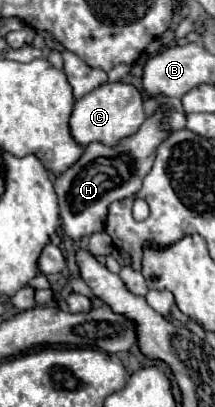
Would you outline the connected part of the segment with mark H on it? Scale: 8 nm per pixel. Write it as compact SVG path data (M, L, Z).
M159 104L155 114L149 116L133 136L119 140L115 146L103 146L101 142L91 142L85 148L85 154L65 174L55 178L55 194L57 194L57 200L59 200L59 212L61 212L65 234L71 240L77 240L77 238L83 238L83 236L91 236L93 232L101 232L103 224L105 224L105 216L107 216L107 206L115 200L123 200L123 198L139 192L143 178L147 176L147 172L153 166L155 150L159 148L159 144L167 138L167 134L171 134L171 130L183 130L183 128L185 128L185 112L177 112L167 104Z

